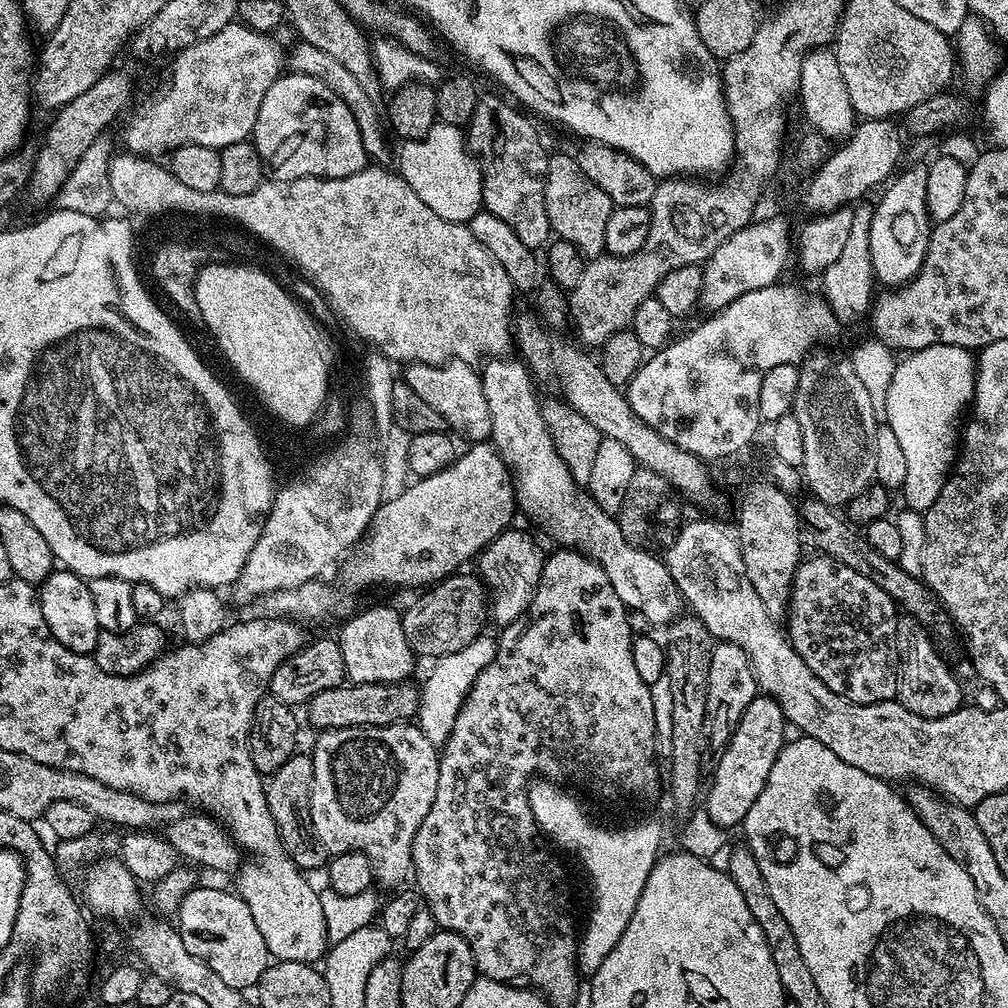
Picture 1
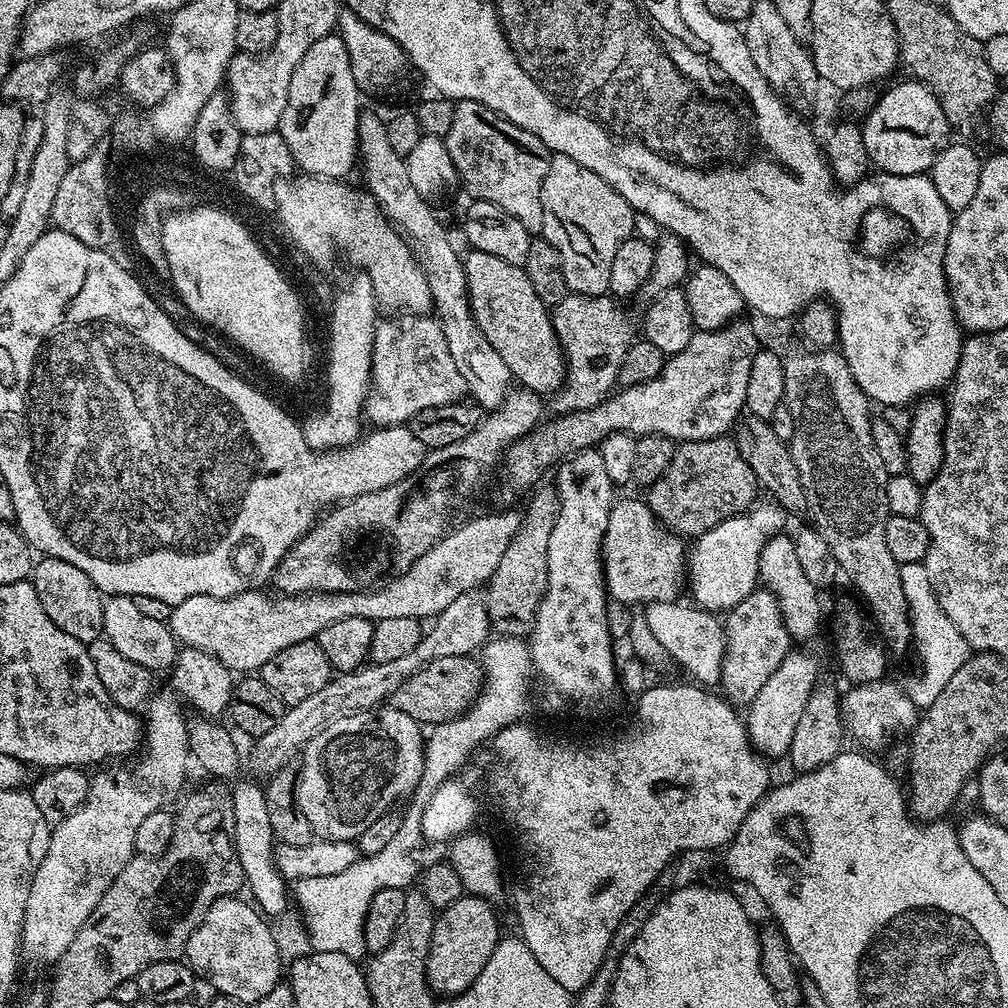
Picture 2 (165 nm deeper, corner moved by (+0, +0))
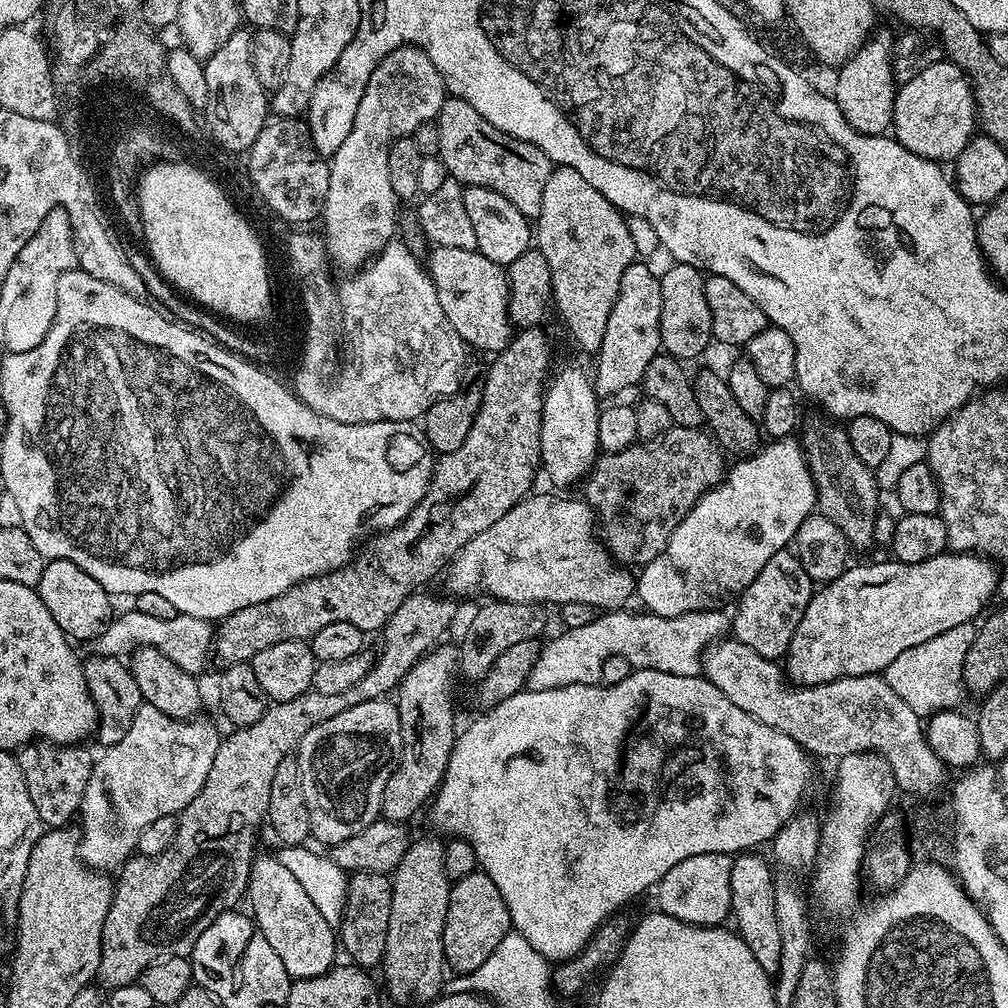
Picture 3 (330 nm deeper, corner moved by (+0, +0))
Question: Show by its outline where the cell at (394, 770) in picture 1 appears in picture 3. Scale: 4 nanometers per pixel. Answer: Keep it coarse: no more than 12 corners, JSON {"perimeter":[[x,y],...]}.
{"perimeter":[[391,699],[315,724],[298,745],[312,836],[380,816],[404,747]]}

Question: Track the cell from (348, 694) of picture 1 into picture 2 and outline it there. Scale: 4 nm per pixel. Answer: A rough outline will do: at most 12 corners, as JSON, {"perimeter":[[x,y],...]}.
{"perimeter":[[471,655],[432,659],[390,697],[422,726],[465,714],[482,687]]}

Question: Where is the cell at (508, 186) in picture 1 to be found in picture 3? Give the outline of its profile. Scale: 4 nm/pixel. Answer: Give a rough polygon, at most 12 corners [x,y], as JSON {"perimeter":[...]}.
{"perimeter":[[449,95],[434,123],[447,175],[535,218],[553,170],[538,146]]}

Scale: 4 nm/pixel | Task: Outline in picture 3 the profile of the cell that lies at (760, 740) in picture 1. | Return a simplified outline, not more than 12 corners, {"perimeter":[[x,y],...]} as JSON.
{"perimeter":[[987,556],[853,563],[813,591],[786,676],[883,673],[973,623]]}

